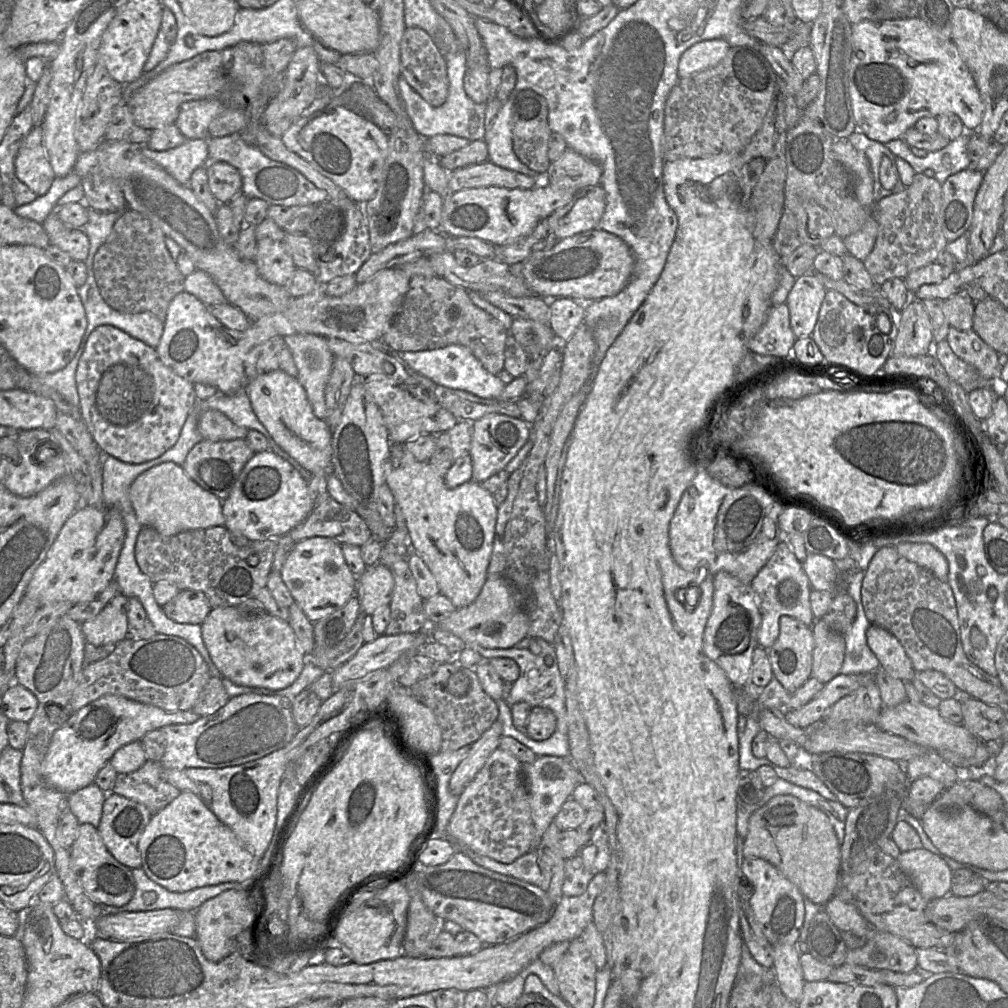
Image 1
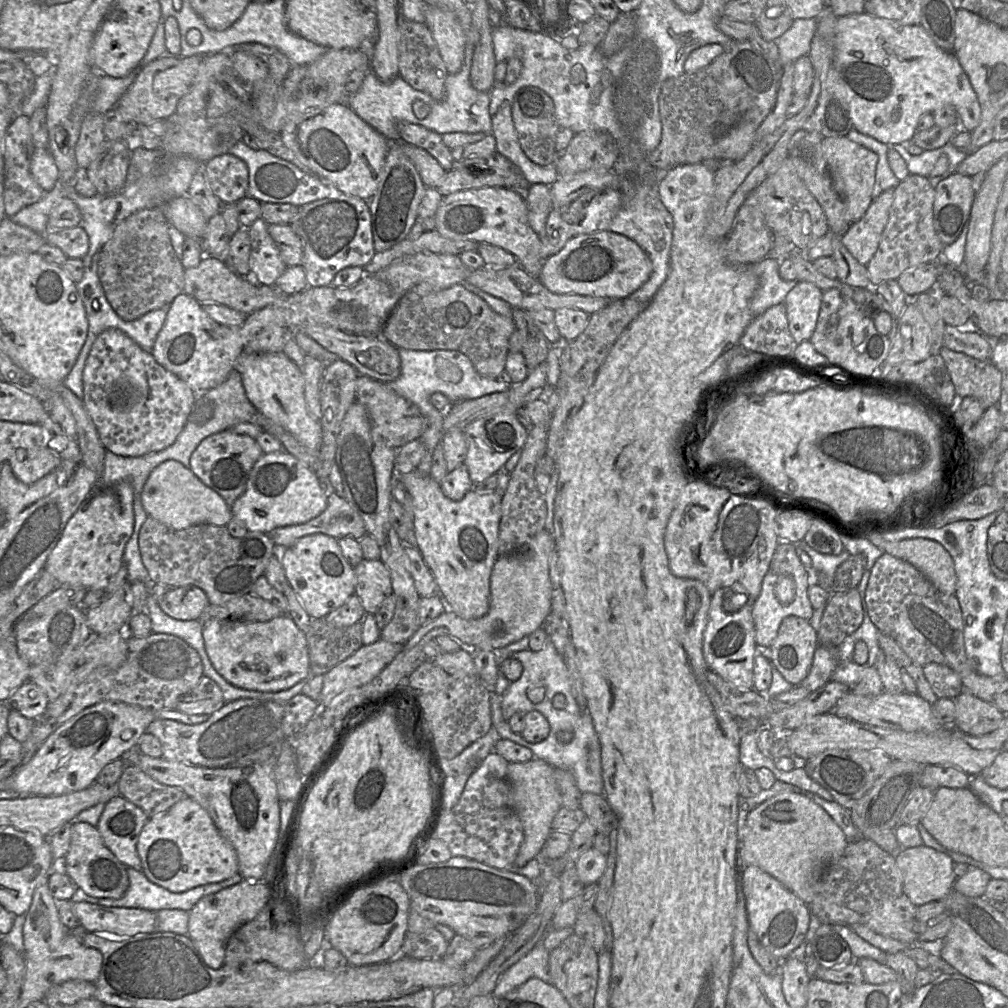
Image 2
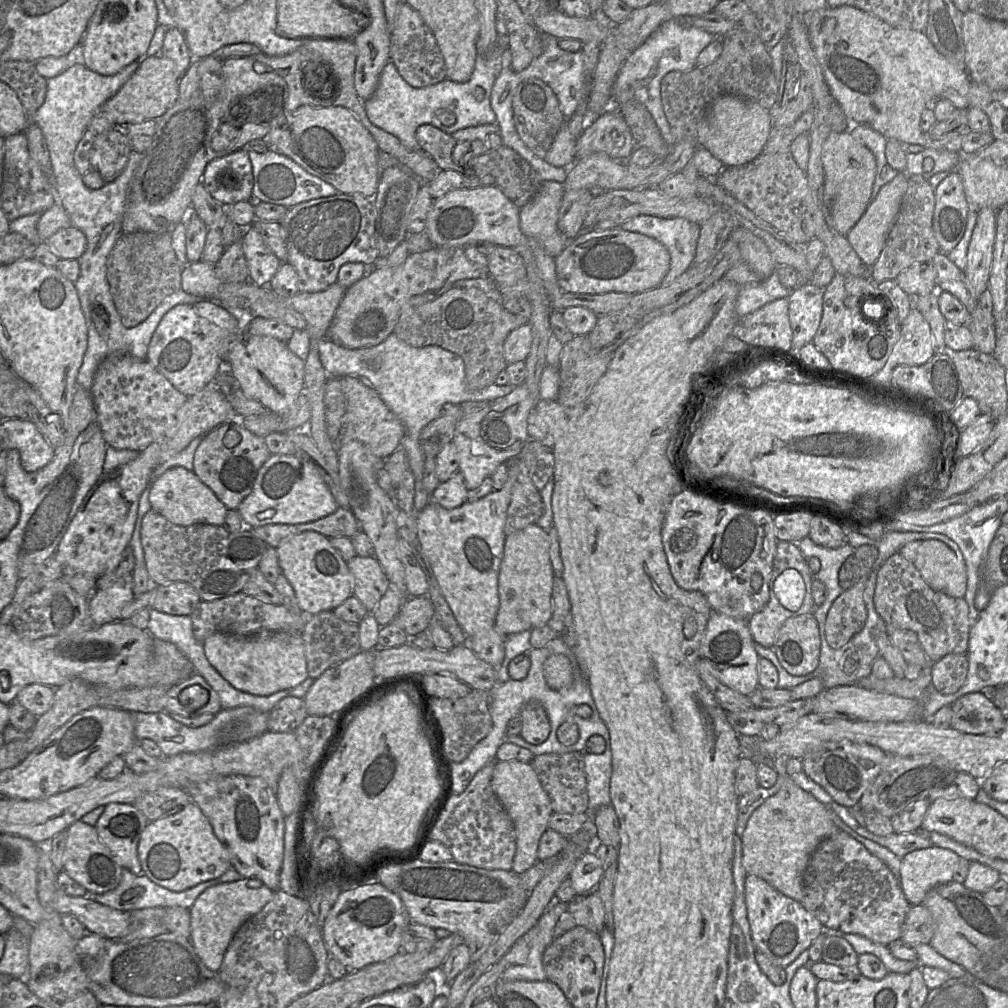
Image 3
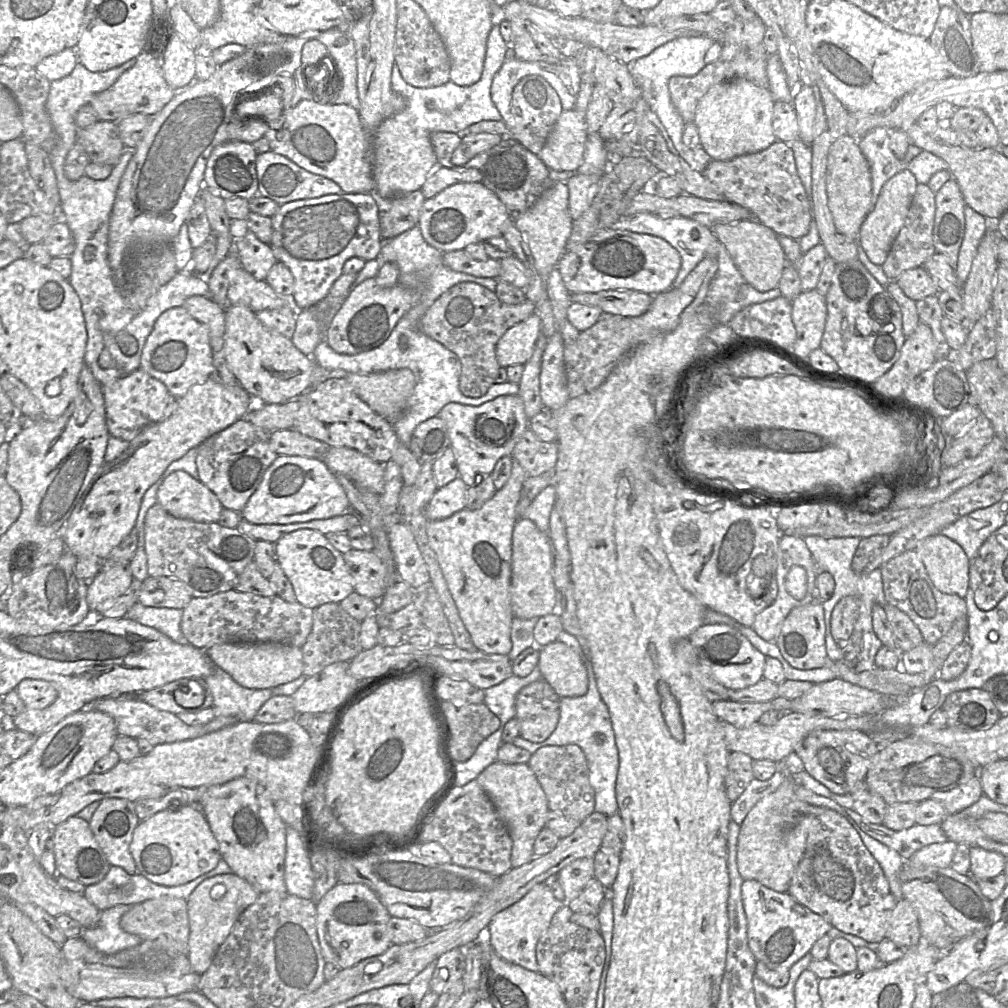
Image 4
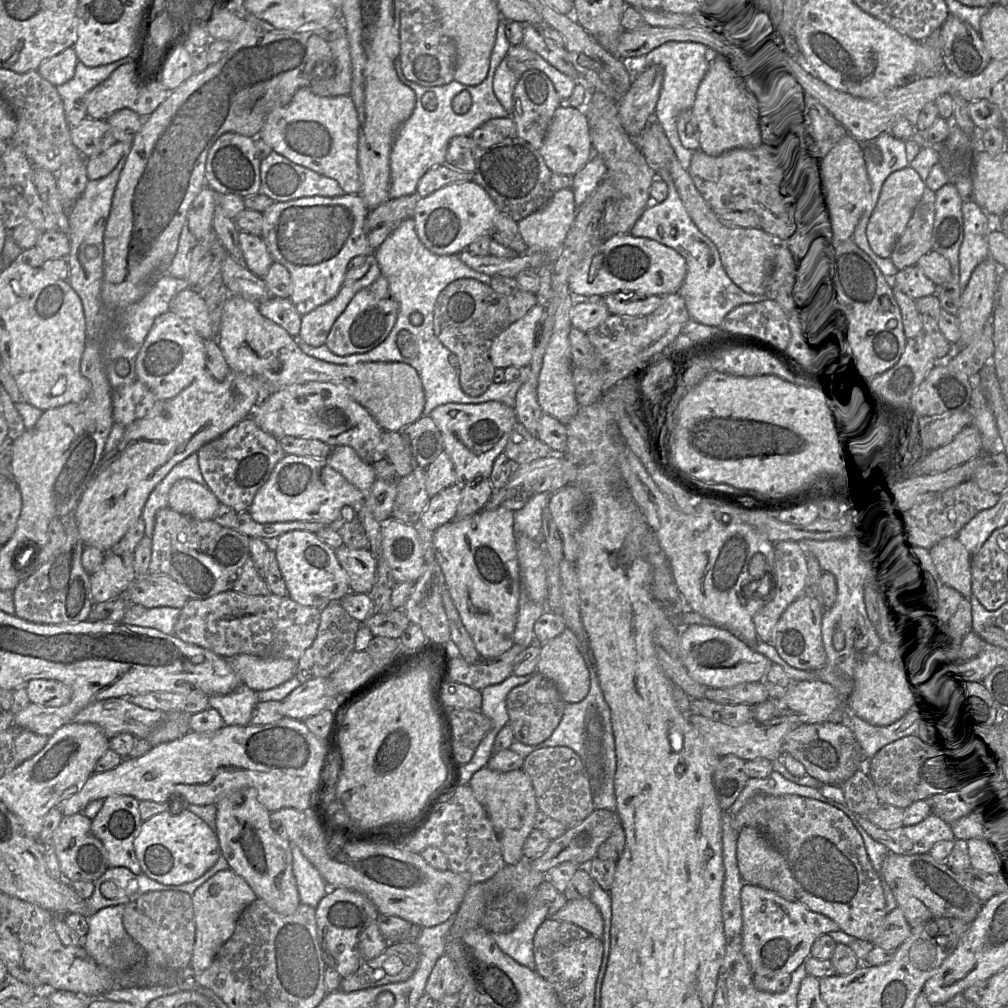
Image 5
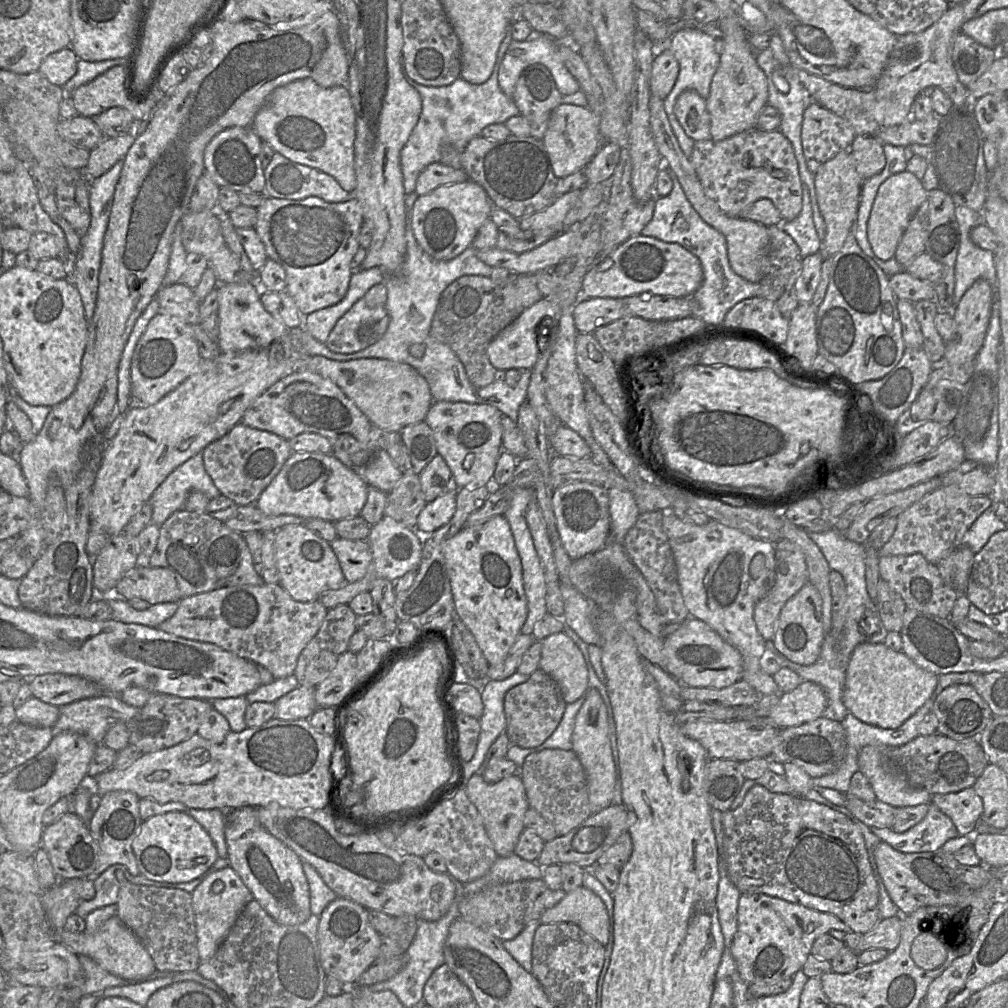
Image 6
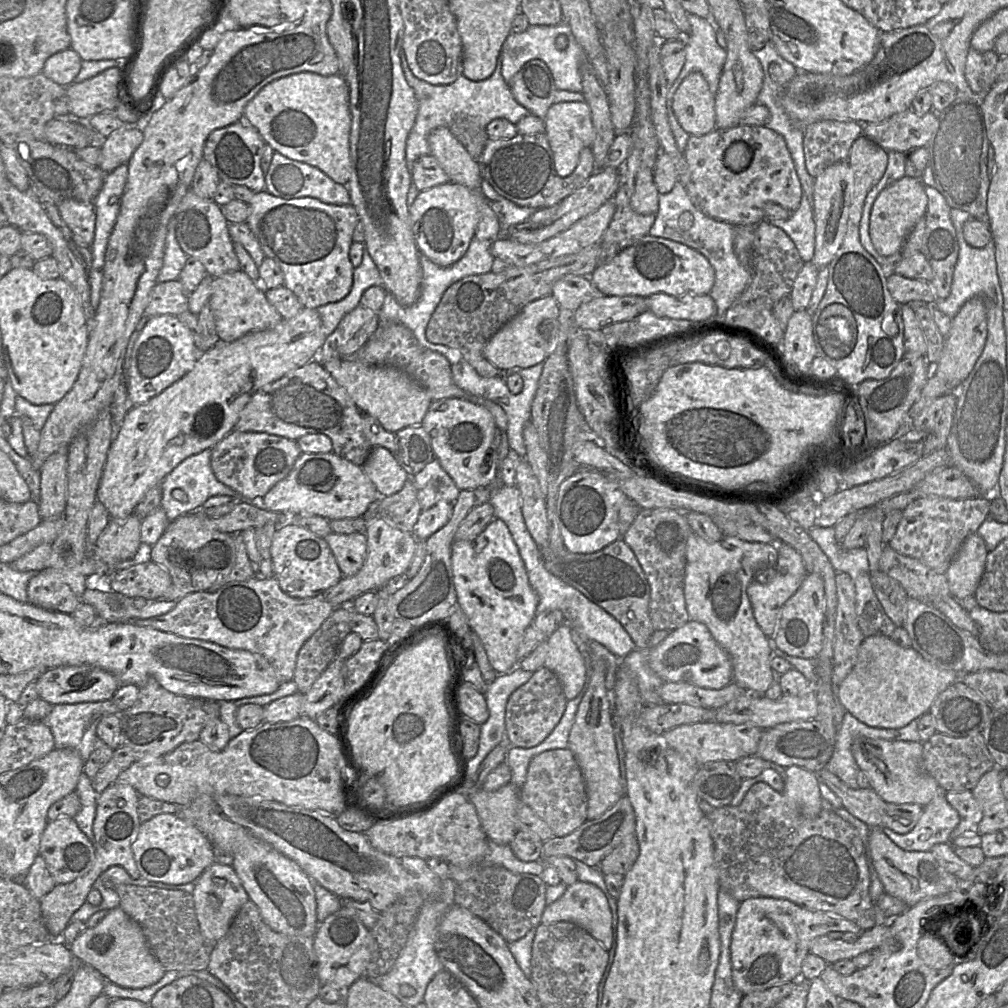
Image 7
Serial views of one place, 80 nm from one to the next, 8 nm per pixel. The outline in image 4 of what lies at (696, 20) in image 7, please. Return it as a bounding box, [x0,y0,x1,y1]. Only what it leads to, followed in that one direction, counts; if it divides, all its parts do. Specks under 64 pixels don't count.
[629,34,714,173]

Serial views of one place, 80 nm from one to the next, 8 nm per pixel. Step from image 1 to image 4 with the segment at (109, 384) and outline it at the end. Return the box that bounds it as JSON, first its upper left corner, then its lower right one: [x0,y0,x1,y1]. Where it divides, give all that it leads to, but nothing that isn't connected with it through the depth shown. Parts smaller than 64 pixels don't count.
[103,368,177,442]

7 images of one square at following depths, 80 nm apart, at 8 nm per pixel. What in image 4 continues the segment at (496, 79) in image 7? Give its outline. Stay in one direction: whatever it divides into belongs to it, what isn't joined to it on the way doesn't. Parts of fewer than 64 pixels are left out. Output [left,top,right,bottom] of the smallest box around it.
[372,22,509,200]

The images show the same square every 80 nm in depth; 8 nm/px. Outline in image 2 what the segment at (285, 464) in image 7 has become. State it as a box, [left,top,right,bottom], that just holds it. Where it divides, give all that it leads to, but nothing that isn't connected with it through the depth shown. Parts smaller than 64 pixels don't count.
[190,429,264,506]

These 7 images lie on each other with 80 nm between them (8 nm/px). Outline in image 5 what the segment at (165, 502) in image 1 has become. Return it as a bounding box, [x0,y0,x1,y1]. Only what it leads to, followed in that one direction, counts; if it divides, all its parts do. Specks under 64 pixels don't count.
[168,478,219,520]

